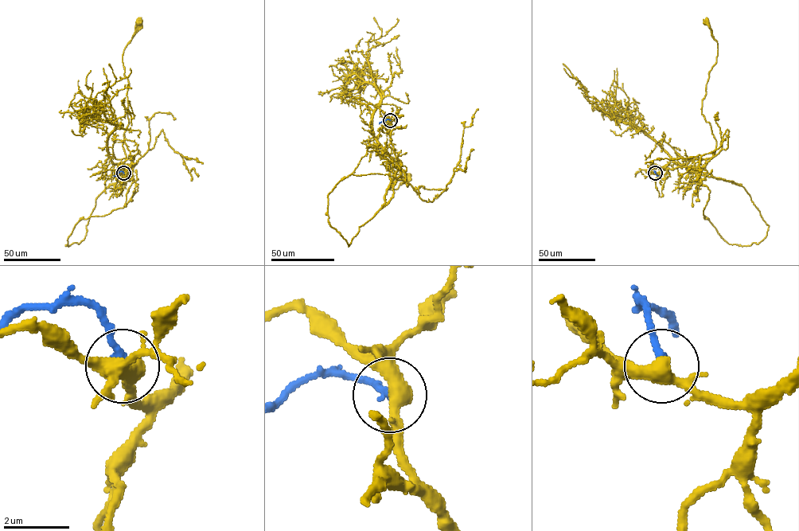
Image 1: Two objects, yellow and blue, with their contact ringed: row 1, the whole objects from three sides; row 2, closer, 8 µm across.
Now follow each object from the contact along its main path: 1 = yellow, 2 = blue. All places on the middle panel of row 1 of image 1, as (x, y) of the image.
1: (390, 120), (394, 129), (384, 150), (392, 160), (389, 188), (396, 180), (395, 171), (389, 189), (408, 177)
2: (390, 120), (379, 123)

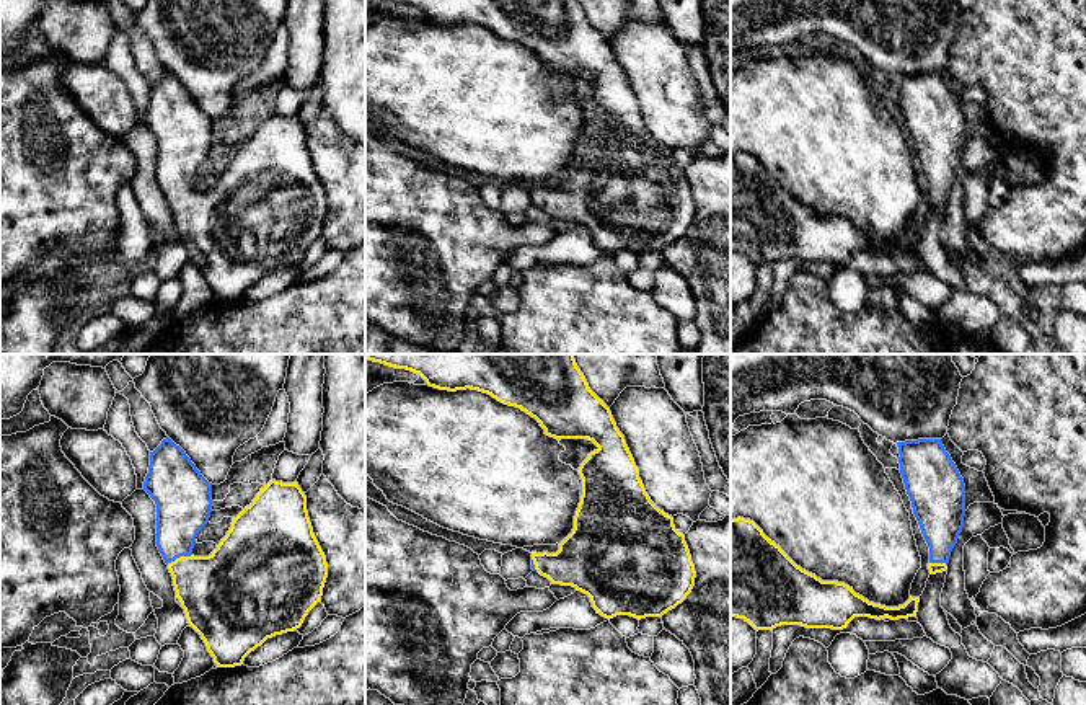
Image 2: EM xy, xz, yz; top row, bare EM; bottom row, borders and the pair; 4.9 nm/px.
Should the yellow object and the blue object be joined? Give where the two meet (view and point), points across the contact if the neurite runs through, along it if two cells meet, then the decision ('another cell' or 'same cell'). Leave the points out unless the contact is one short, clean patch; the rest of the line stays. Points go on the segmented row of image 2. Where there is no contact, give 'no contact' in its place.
xy (180, 557) | across xy (217, 591), (180, 557), (180, 516), (183, 506) | same cell

